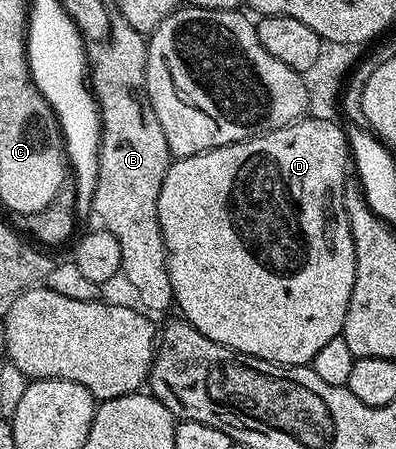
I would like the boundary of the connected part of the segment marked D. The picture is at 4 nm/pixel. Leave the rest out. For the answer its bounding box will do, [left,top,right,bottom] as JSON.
[158,117,356,367]

